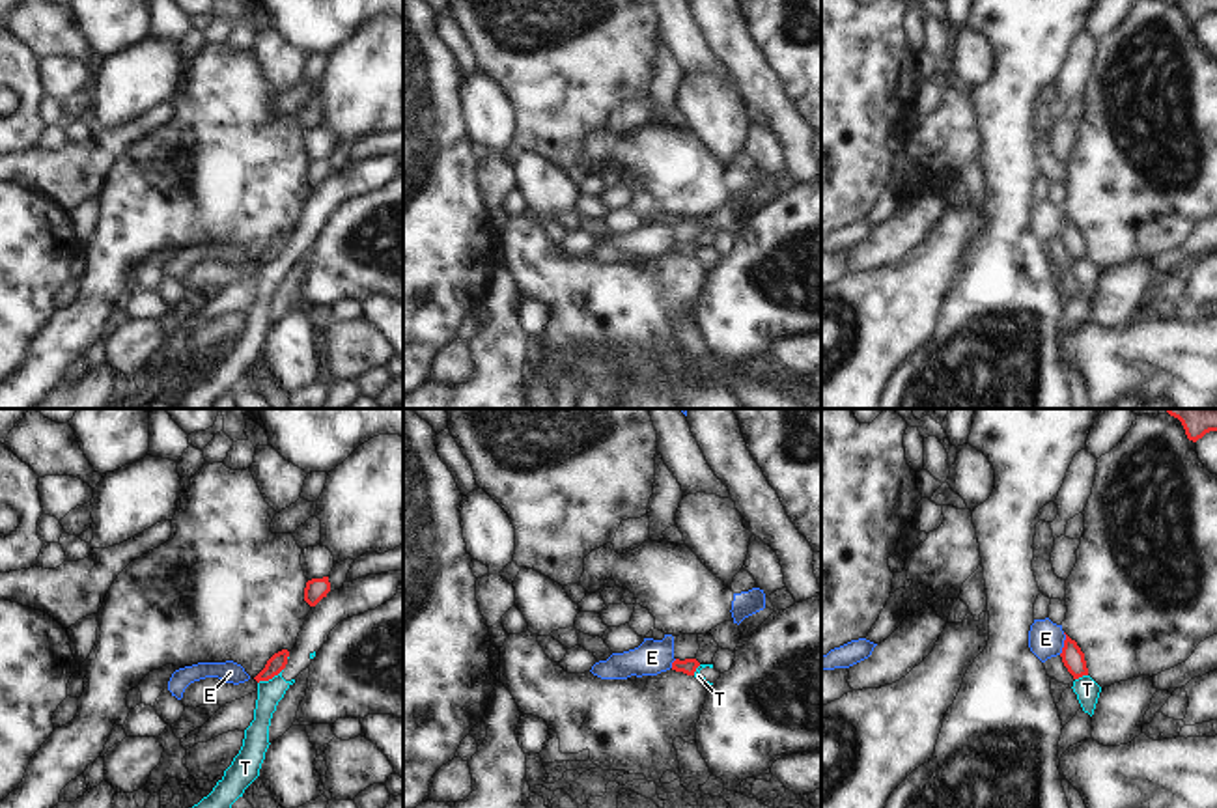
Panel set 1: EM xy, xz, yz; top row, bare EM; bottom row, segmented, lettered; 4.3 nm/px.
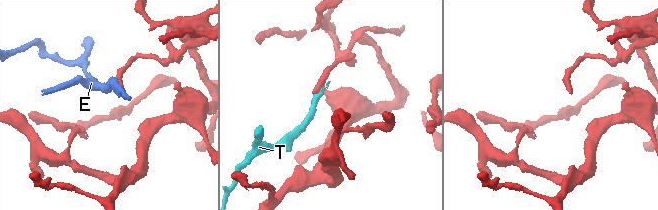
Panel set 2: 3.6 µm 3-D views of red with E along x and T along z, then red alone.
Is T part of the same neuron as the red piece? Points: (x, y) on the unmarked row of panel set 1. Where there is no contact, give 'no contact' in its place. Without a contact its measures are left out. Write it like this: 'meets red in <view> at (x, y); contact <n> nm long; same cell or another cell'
meets red in xy at (269, 260); contact 130 nm long; another cell

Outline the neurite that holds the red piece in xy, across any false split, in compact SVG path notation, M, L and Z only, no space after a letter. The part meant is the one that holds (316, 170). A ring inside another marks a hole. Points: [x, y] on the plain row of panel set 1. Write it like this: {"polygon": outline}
{"polygon": "M329 159L312 160L312 162L306 164L304 183L310 188L315 188L323 179L327 179L329 174L330 174Z"}

